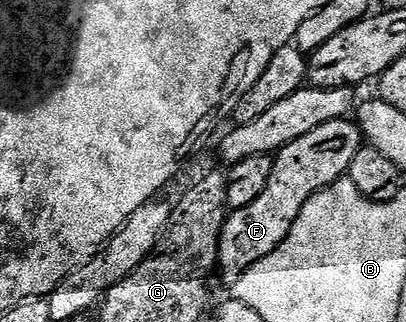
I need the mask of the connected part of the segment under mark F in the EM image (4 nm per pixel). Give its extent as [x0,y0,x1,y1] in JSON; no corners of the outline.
[219,118,362,280]

